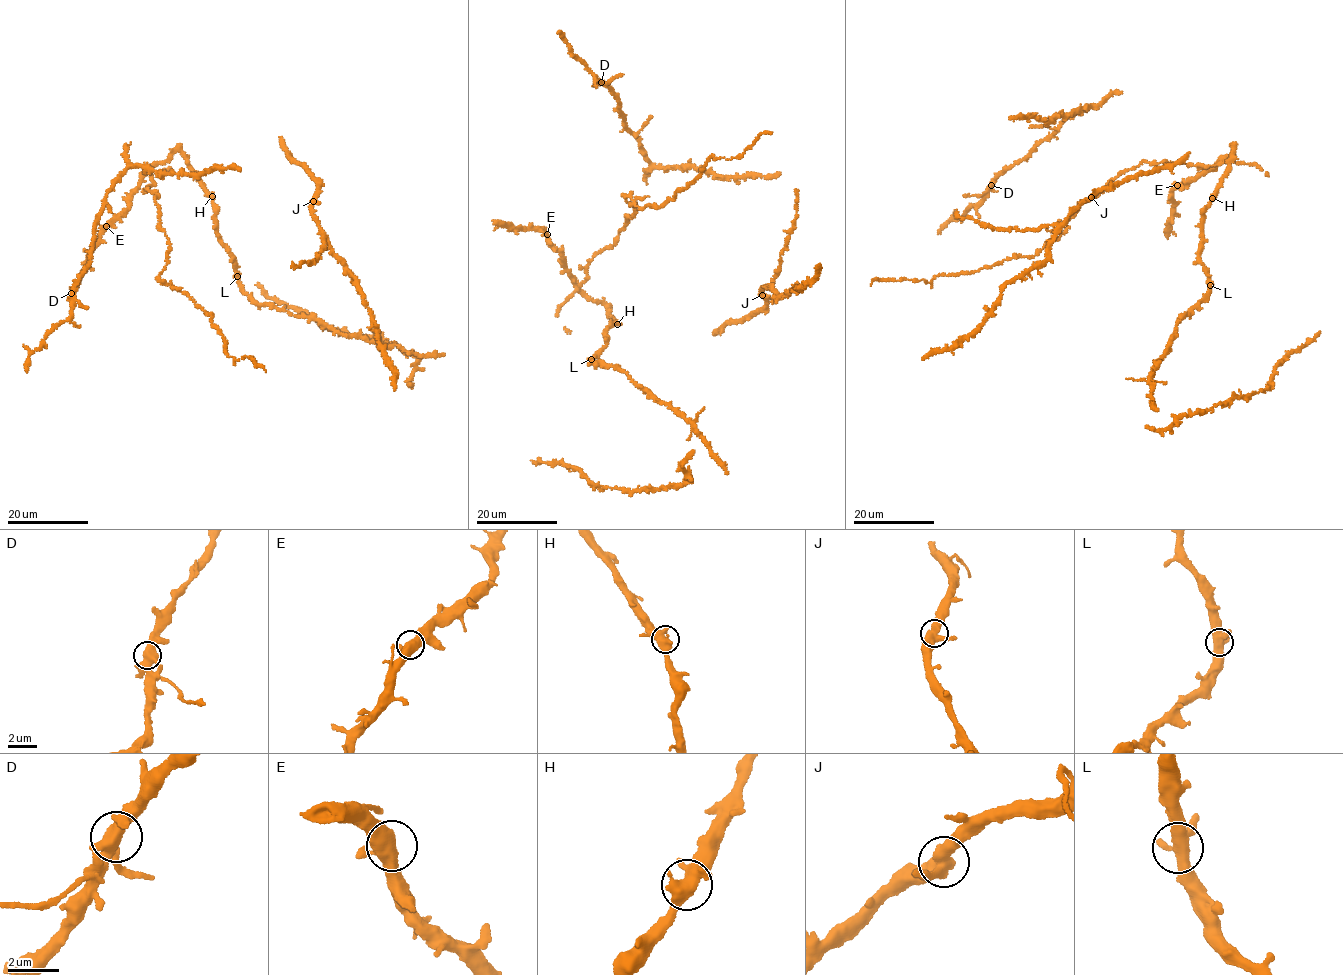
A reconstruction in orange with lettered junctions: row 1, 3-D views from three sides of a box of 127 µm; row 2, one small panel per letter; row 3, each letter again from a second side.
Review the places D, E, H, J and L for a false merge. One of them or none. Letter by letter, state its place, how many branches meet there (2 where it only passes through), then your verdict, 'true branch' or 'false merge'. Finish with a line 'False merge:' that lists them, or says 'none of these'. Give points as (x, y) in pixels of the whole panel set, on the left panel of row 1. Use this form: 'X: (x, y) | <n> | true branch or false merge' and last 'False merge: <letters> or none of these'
D: (71, 293) | 3 | true branch
E: (106, 226) | 3 | true branch
H: (212, 196) | 3 | true branch
J: (313, 201) | 3 | true branch
L: (237, 276) | 3 | true branch
False merge: none of these

